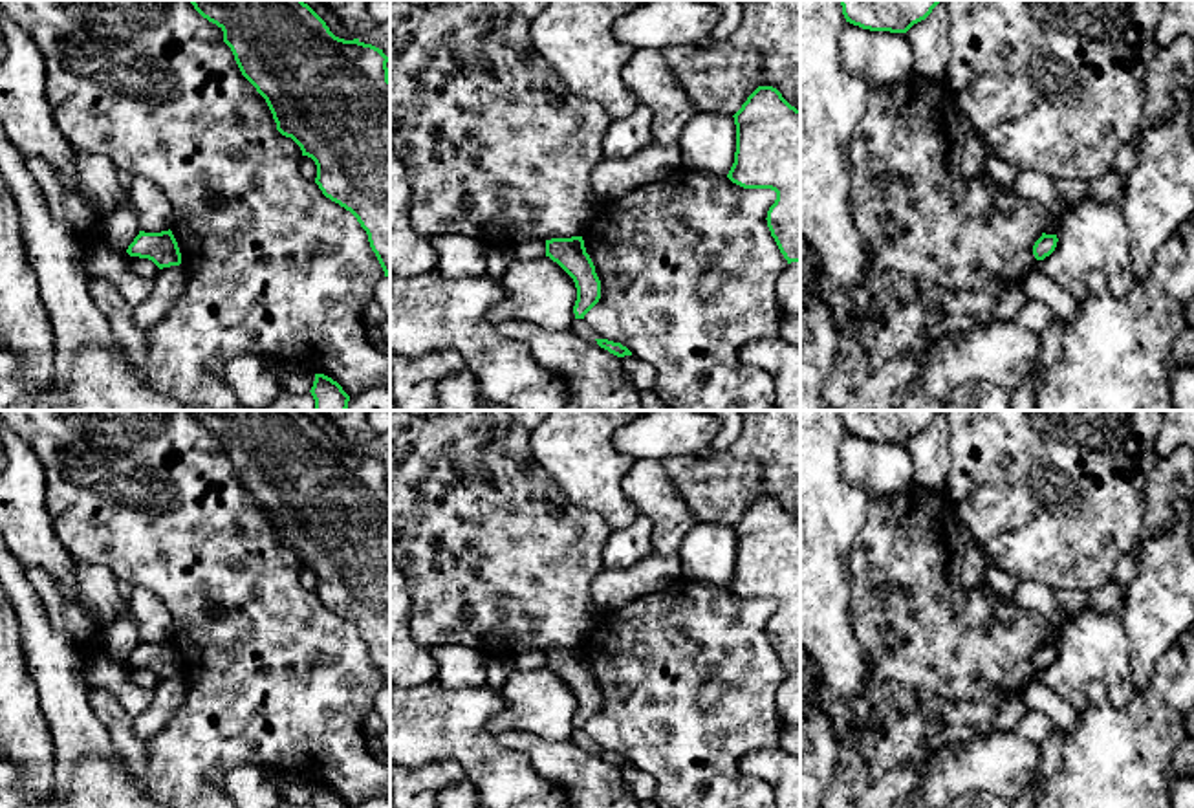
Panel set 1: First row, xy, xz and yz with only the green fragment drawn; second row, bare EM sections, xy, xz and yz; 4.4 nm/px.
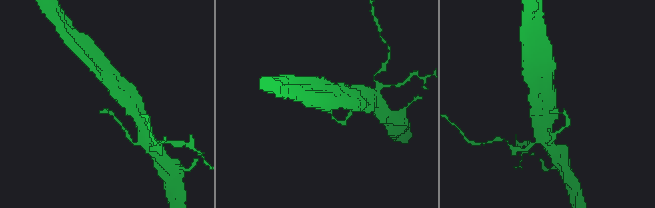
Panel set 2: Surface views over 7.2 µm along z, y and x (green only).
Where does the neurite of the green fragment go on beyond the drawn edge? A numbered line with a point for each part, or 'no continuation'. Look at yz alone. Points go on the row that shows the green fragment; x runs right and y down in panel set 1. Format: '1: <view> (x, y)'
no continuation

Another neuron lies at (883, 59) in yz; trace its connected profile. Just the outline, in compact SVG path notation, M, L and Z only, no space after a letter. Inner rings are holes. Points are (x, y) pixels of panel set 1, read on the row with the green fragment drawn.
M850 22L839 37L844 68L864 79L870 90L890 88L912 75L906 33L870 31Z

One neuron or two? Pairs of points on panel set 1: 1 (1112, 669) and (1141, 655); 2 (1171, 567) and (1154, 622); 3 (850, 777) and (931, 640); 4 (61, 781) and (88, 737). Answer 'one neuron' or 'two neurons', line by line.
1: two neurons
2: one neuron
3: one neuron
4: one neuron

